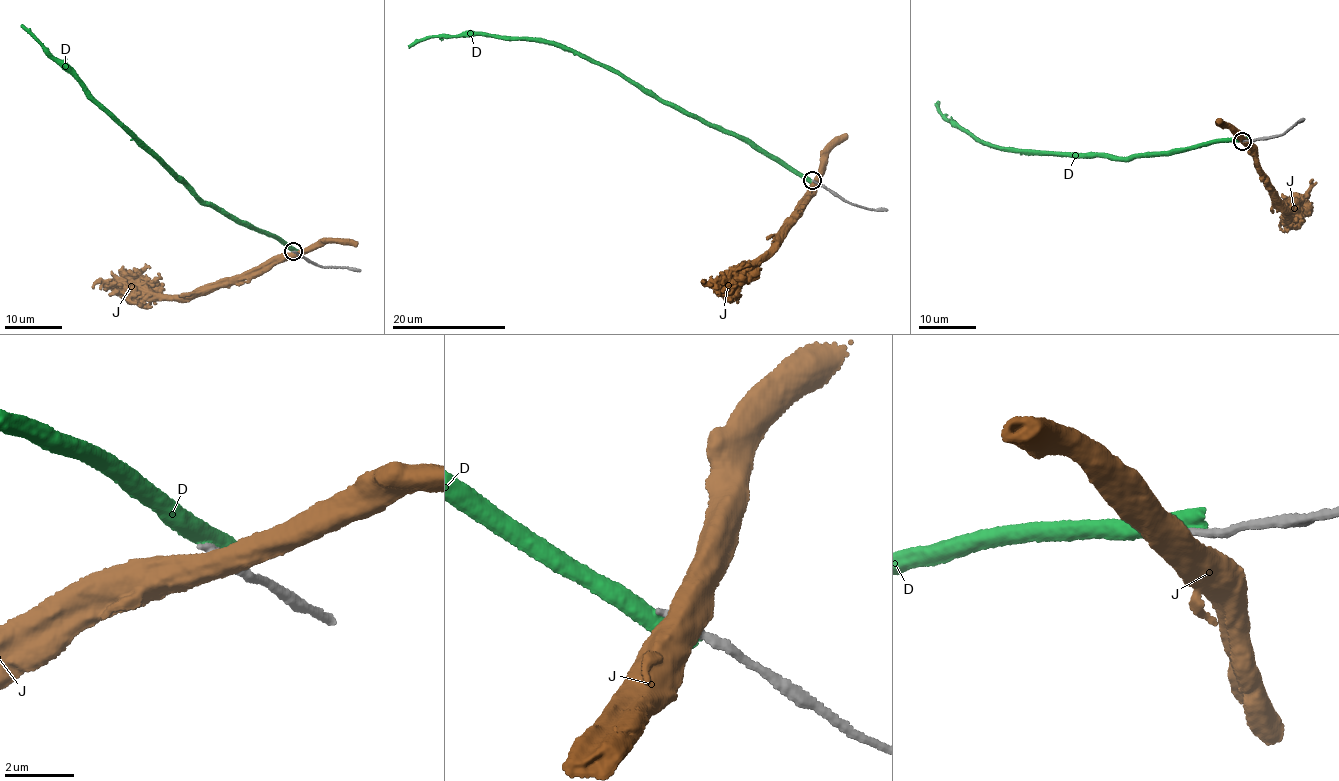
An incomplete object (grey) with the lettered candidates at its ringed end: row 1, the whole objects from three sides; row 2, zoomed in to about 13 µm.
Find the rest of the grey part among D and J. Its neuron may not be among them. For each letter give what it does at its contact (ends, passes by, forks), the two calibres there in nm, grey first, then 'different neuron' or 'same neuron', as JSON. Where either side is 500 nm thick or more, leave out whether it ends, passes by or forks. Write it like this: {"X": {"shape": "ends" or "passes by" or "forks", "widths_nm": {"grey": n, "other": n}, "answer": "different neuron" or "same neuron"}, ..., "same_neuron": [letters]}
{"D": {"widths_nm": {"grey": 240, "other": 650}, "answer": "different neuron"}, "J": {"widths_nm": {"grey": 240, "other": 600}, "answer": "different neuron"}, "same_neuron": []}

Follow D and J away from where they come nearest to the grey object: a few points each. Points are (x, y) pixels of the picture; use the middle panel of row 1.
D: (815, 183), (741, 138), (666, 104), (615, 72), (537, 39), (464, 34), (425, 37), (408, 45)
J: (816, 182), (815, 192), (772, 246), (738, 270), (711, 281), (705, 281)

